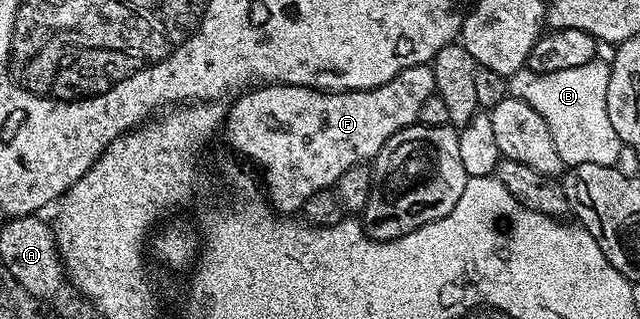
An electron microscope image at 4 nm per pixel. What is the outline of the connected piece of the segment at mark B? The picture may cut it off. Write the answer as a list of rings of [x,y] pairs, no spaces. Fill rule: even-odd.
[[[595,58],[592,62],[584,62],[584,66],[572,66],[572,70],[556,70],[548,74],[536,74],[531,68],[524,67],[513,72],[507,79],[507,93],[518,100],[528,102],[544,122],[548,122],[548,130],[552,130],[552,142],[556,142],[563,165],[591,164],[592,166],[615,167],[619,163],[624,145],[622,139],[612,130],[612,121],[608,119],[608,78],[610,64]]]

